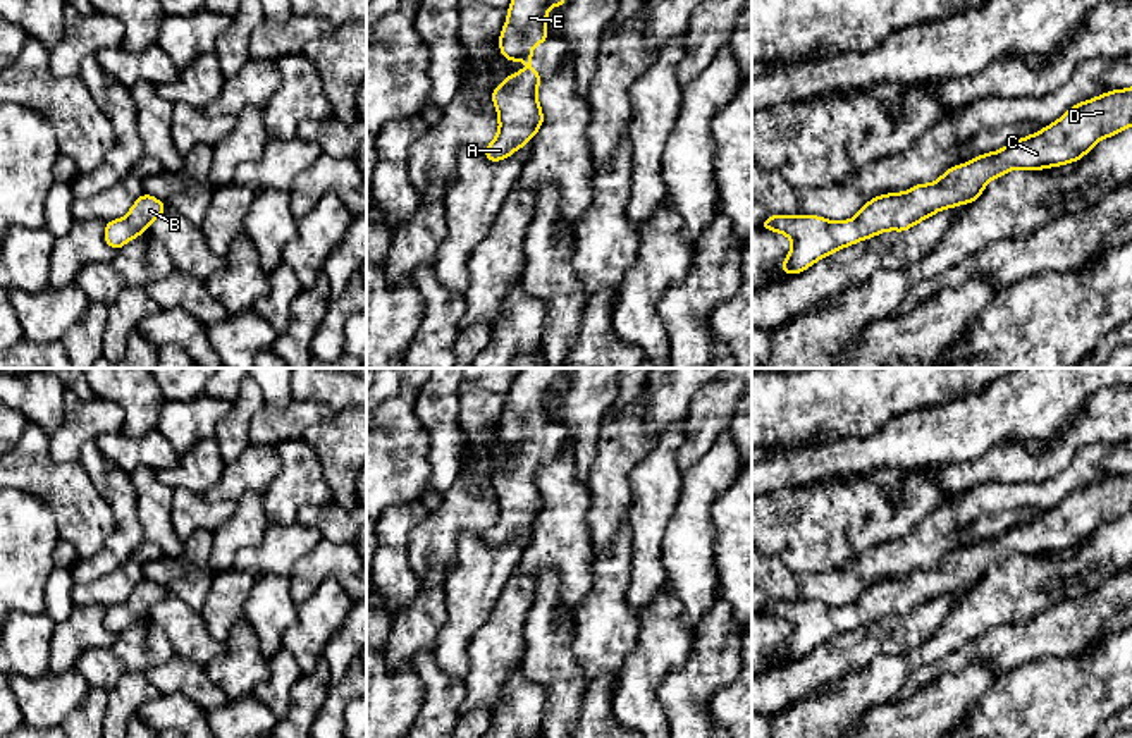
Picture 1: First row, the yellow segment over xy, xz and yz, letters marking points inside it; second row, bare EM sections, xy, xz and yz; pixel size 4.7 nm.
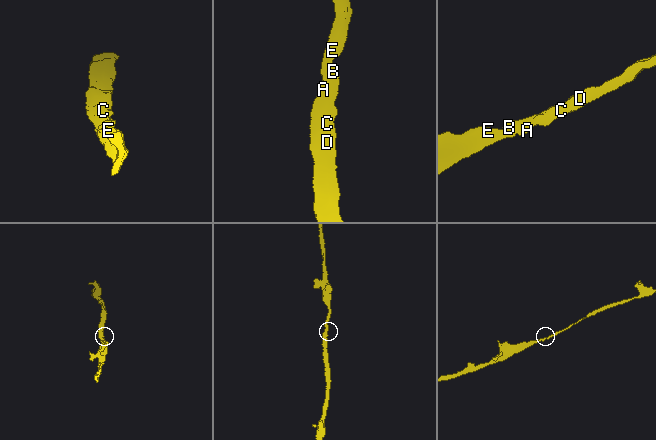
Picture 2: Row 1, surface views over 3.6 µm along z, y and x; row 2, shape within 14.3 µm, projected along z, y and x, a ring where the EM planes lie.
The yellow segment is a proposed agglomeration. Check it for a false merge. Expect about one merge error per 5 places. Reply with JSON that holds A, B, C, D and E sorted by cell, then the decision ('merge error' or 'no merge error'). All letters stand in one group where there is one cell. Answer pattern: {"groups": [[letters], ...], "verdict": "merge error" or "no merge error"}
{"groups": [["A", "B", "C", "D", "E"]], "verdict": "no merge error"}

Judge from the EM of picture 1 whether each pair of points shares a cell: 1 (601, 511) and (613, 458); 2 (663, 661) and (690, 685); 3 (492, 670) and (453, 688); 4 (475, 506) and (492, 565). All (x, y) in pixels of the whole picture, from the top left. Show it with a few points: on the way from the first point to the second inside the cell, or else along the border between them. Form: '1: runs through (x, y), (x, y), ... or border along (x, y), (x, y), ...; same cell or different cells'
1: runs through (609, 498), (609, 472); same cell
2: border along (692, 632), (690, 654), (658, 692), (663, 707); different cells
3: border along (465, 680), (465, 699), (458, 707), (458, 714); different cells
4: border along (482, 535), (461, 534), (453, 565); different cells

